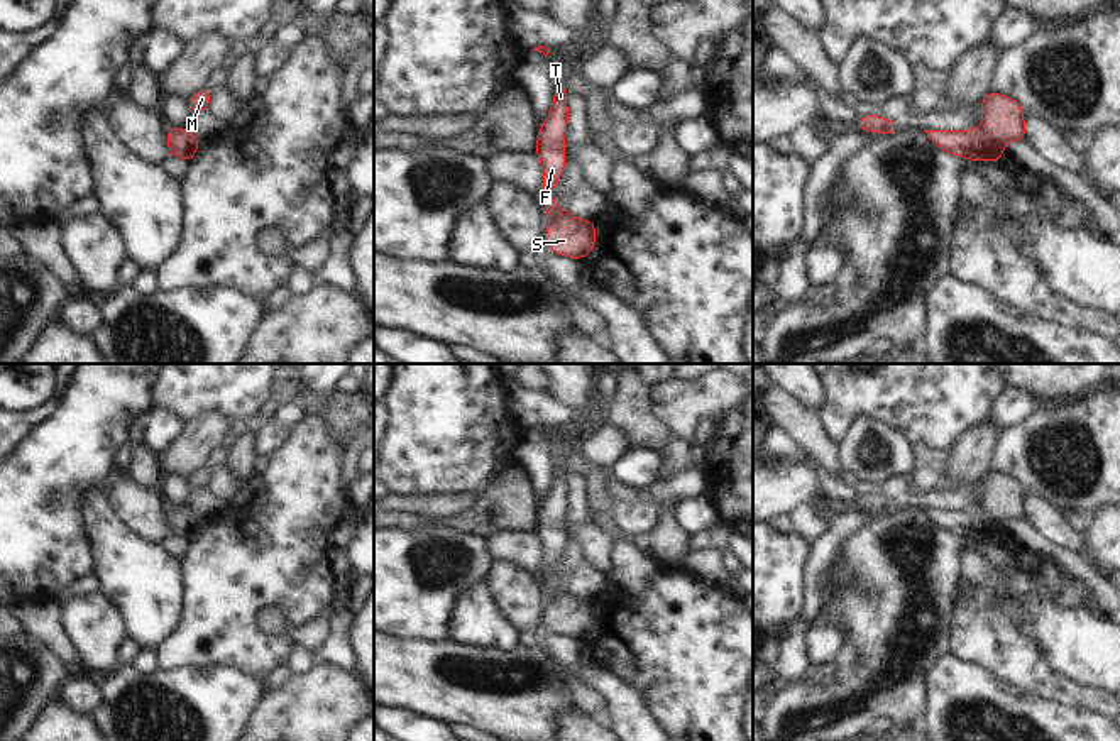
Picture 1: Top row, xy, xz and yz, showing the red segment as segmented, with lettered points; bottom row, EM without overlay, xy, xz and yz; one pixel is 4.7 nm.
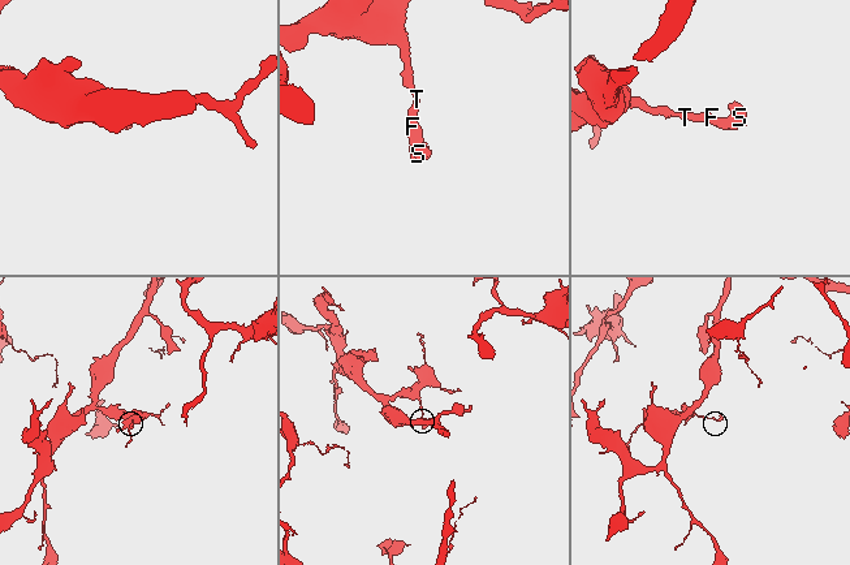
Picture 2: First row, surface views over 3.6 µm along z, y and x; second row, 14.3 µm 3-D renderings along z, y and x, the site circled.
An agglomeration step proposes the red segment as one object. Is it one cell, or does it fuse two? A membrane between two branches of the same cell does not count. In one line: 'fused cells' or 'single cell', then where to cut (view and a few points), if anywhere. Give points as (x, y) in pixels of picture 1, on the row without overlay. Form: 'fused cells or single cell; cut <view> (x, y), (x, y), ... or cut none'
fused cells; cut yz (980, 508), (1002, 525)

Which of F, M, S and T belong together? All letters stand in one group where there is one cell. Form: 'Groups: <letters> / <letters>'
Groups: F T / M S.

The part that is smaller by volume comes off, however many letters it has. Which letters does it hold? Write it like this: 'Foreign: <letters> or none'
Foreign: M, S

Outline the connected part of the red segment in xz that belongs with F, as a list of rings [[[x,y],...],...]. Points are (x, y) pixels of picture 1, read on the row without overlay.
[[[553,464],[555,480],[552,484],[550,494],[545,502],[538,508],[538,521],[536,533],[541,540],[543,546],[543,568],[541,580],[545,585],[545,592],[553,596],[557,582],[552,575],[553,565],[558,562],[563,548],[565,548],[565,509],[568,506],[567,501],[567,467]]]

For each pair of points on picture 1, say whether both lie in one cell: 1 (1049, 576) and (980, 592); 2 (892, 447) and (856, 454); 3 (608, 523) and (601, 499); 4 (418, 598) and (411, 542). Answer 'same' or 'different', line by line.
1: different
2: same
3: same
4: same

